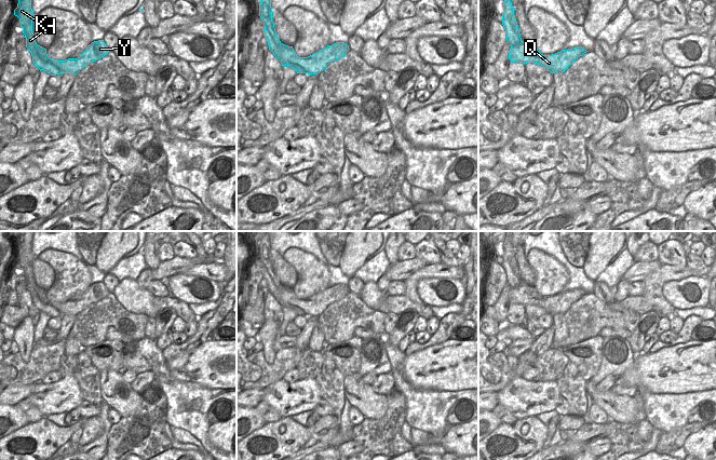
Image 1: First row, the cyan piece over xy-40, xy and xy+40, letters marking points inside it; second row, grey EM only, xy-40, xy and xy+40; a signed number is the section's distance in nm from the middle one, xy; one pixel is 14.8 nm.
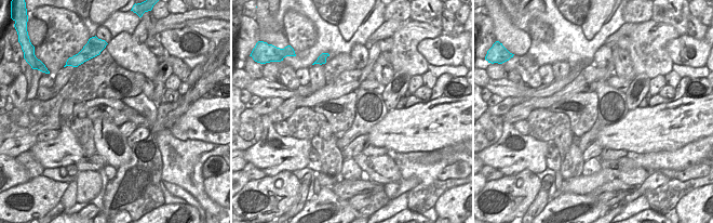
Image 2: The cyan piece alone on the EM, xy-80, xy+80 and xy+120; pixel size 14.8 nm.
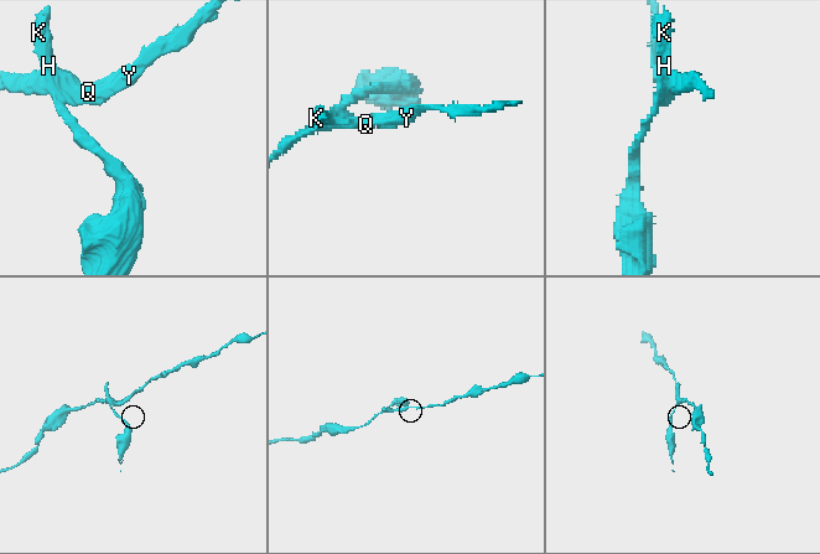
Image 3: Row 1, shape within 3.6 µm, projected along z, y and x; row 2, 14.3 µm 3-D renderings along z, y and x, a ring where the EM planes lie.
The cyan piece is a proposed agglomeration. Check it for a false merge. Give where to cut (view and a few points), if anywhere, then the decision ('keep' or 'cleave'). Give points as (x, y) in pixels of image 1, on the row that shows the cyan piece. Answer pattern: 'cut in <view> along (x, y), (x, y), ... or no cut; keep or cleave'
cut in xy along (280, 43), (291, 55), (283, 61), (297, 64), (305, 71); cleave

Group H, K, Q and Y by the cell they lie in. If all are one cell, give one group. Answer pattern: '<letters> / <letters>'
H K / Q Y

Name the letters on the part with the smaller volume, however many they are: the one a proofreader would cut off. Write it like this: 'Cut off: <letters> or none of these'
Cut off: H, K

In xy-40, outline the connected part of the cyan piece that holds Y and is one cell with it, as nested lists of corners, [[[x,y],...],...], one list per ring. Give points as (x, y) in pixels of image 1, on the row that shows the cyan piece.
[[[98,40],[92,42],[78,58],[57,60],[49,57],[46,63],[55,65],[57,68],[60,69],[63,73],[77,75],[81,69],[86,67],[90,63],[104,57],[105,55],[108,54],[108,52],[109,49],[104,42],[104,40]]]

